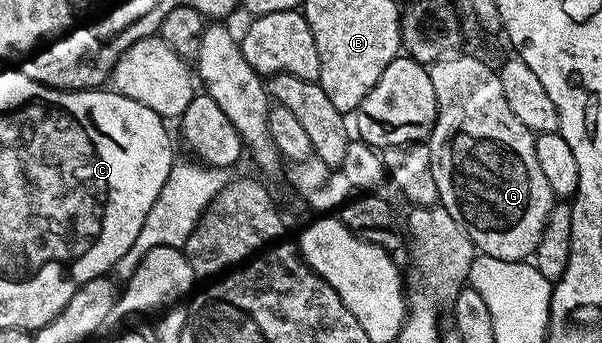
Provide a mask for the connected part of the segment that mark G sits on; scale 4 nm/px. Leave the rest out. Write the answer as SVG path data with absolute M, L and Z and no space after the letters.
M465 51L458 52L456 55L440 57L438 61L432 62L428 66L431 75L431 87L435 87L435 99L437 100L437 118L435 127L431 131L427 142L431 151L431 175L435 175L435 187L437 188L437 201L467 231L467 235L473 241L474 246L484 256L494 257L495 259L507 259L508 261L524 261L532 258L534 251L537 250L539 239L543 235L543 227L547 223L547 215L553 210L555 198L551 187L547 183L547 178L539 168L539 159L535 155L535 134L523 123L519 123L519 118L511 112L511 107L507 107L507 99L503 95L503 83L501 82L500 72L493 69L485 61L480 61L477 57L468 57Z

